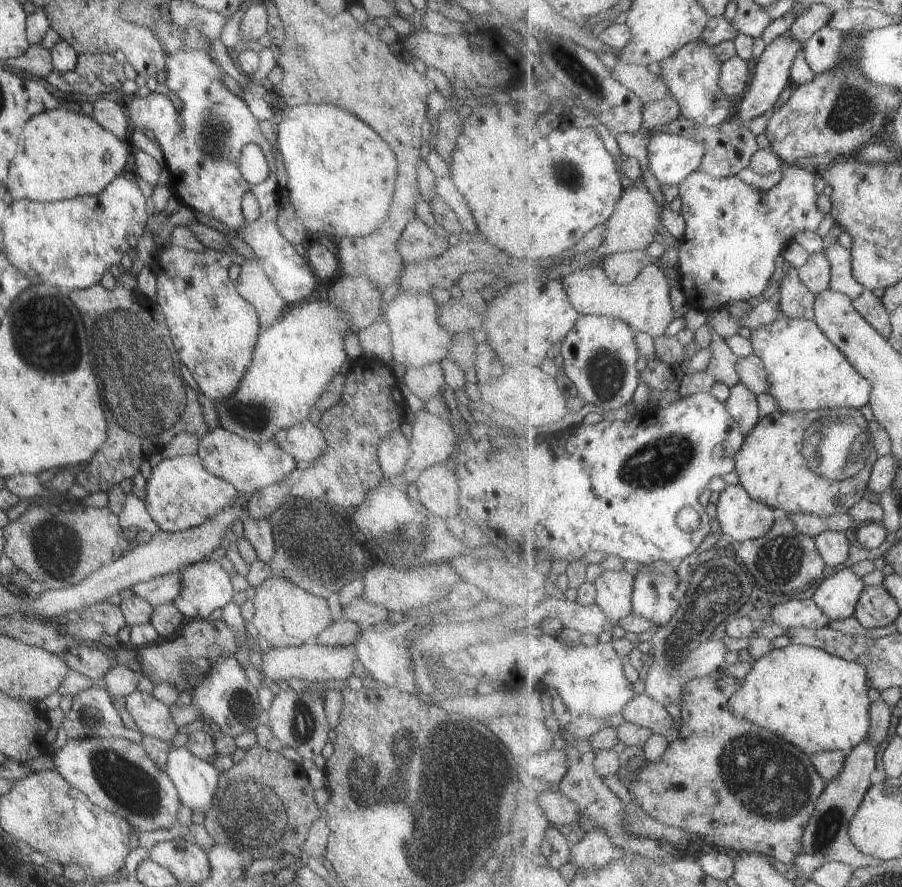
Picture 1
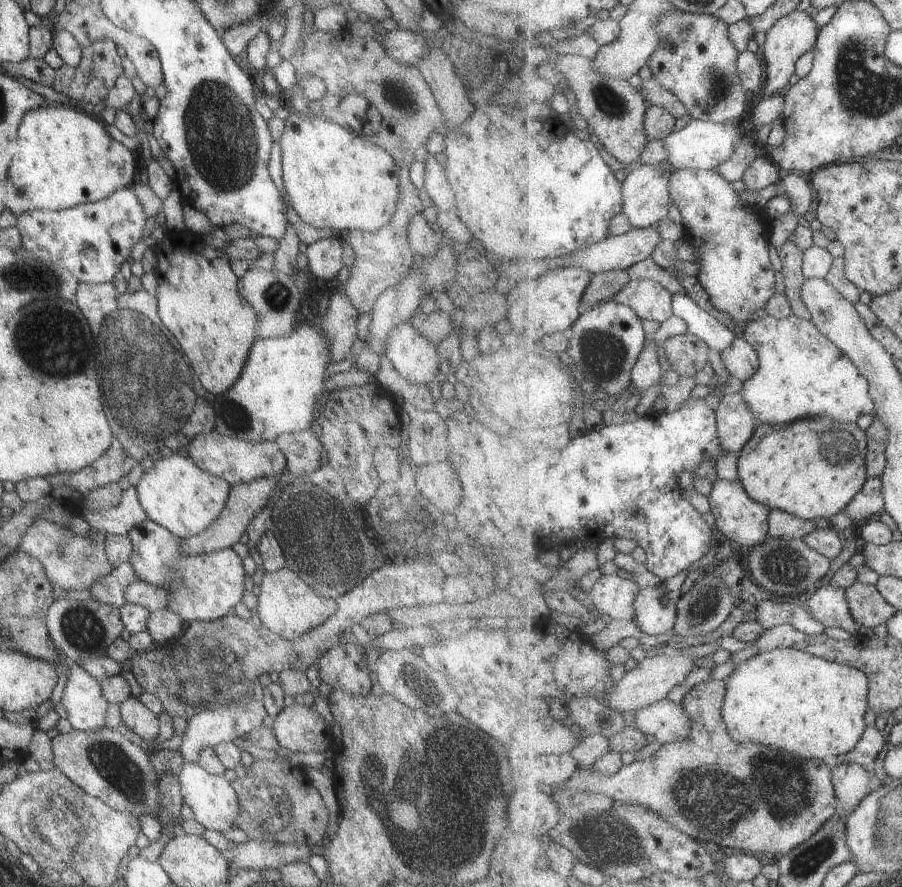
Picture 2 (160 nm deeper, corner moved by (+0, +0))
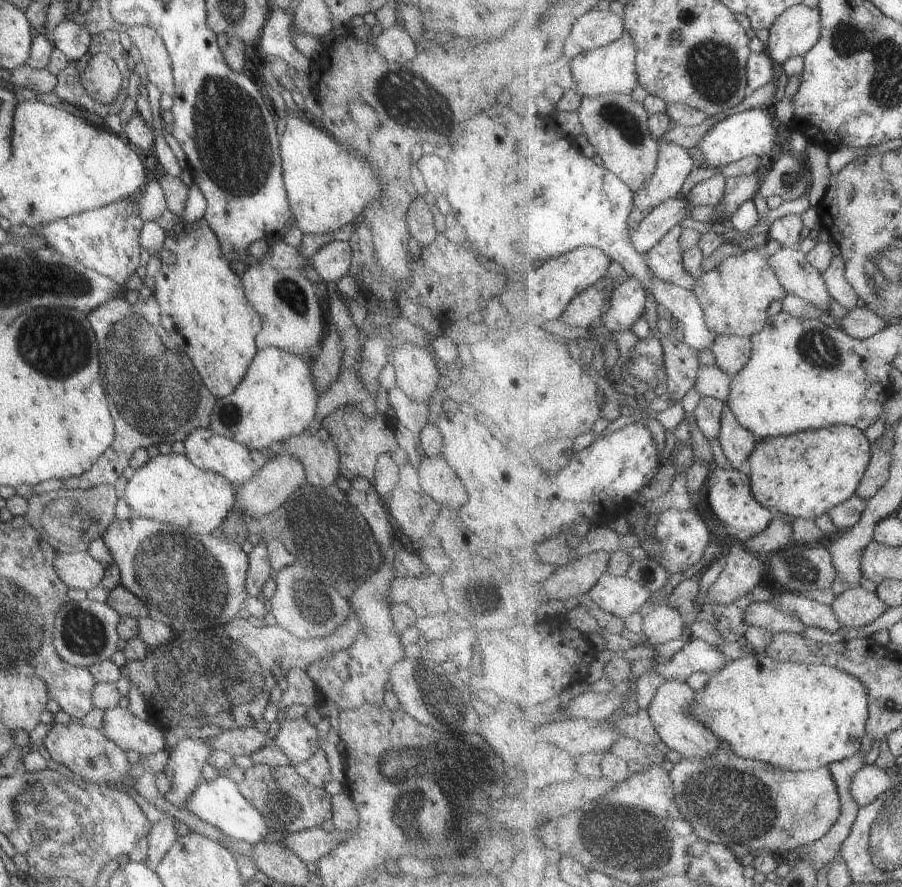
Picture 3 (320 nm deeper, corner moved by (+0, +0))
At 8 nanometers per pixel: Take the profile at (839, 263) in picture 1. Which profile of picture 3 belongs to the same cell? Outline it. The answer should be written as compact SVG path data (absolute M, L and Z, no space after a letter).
M841 254L833 259L831 266L822 275L830 295L838 304L844 306L848 311L859 306L860 295L846 277L846 262Z

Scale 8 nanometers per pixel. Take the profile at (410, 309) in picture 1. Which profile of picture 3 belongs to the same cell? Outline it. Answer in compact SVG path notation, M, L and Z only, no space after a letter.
M410 344L389 350L388 360L394 366L396 386L410 401L430 404L431 394L438 386L441 375L435 362L424 347Z

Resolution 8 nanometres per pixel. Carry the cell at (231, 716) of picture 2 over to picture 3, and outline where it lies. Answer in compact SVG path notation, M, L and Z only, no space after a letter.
M190 735L176 743L167 757L163 774L169 781L165 800L181 808L200 779L200 770L210 755L207 736Z

